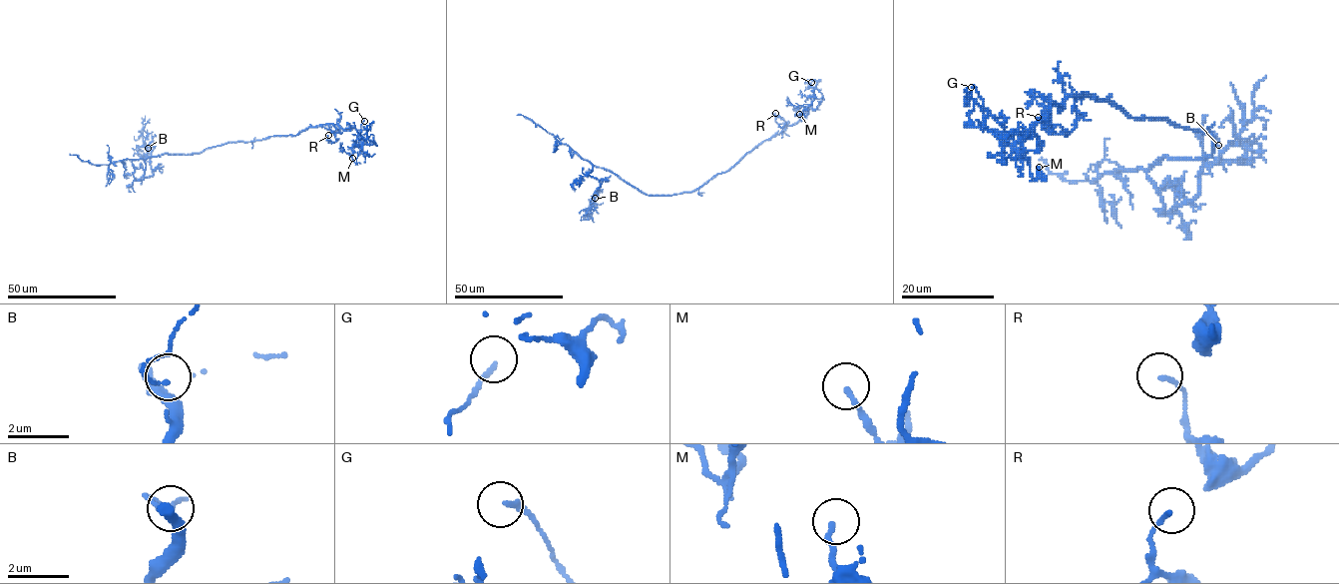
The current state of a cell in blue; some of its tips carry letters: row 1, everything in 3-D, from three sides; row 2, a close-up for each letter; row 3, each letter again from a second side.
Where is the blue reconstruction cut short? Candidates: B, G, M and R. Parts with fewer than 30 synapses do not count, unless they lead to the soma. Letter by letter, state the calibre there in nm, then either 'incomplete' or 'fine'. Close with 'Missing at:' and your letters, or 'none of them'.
B: 70 nm | fine
G: 150 nm | fine
M: 150 nm | fine
R: 120 nm | fine
Missing at: none of them

